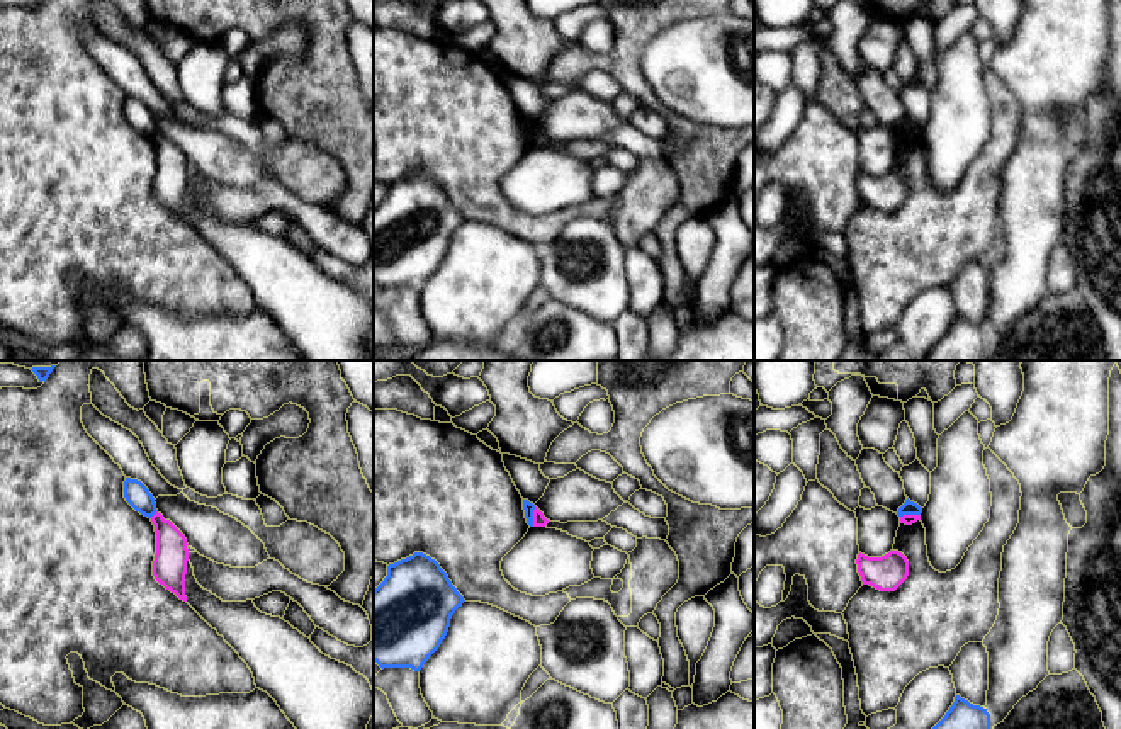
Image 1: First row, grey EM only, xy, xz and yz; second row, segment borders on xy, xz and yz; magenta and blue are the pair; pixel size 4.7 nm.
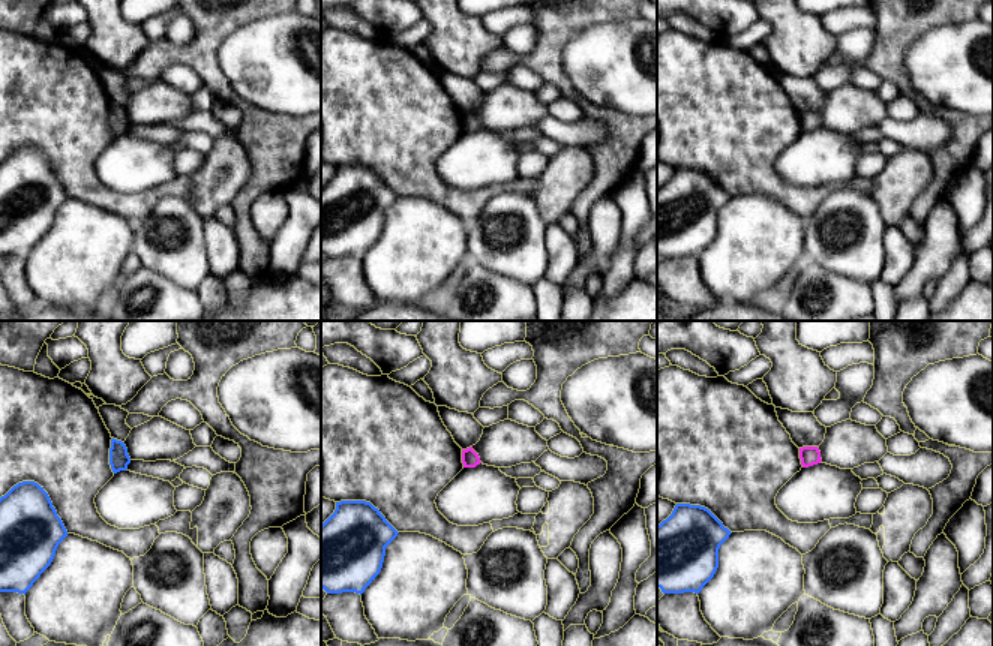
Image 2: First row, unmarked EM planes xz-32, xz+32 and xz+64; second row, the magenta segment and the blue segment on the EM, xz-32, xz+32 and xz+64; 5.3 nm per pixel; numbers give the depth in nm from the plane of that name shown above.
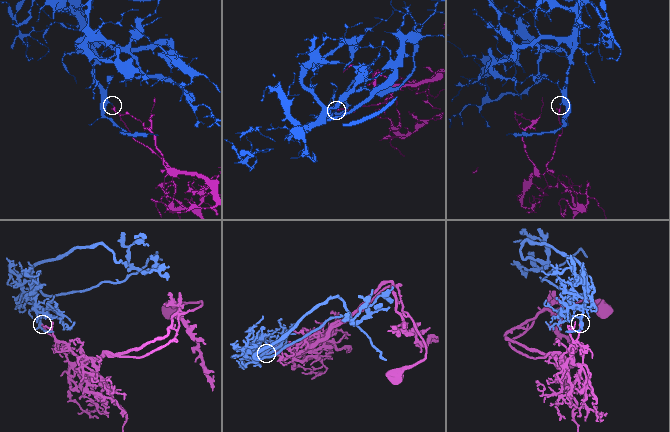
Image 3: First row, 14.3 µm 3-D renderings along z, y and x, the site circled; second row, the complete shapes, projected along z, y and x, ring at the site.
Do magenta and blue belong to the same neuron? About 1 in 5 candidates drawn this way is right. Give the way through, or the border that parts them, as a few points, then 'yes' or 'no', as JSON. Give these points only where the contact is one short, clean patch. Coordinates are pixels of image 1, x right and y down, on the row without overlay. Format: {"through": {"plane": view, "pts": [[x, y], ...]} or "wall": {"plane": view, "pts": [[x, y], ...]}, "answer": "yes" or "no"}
{"wall": {"plane": "xz", "pts": [[535, 126], [532, 145]]}, "answer": "no"}

